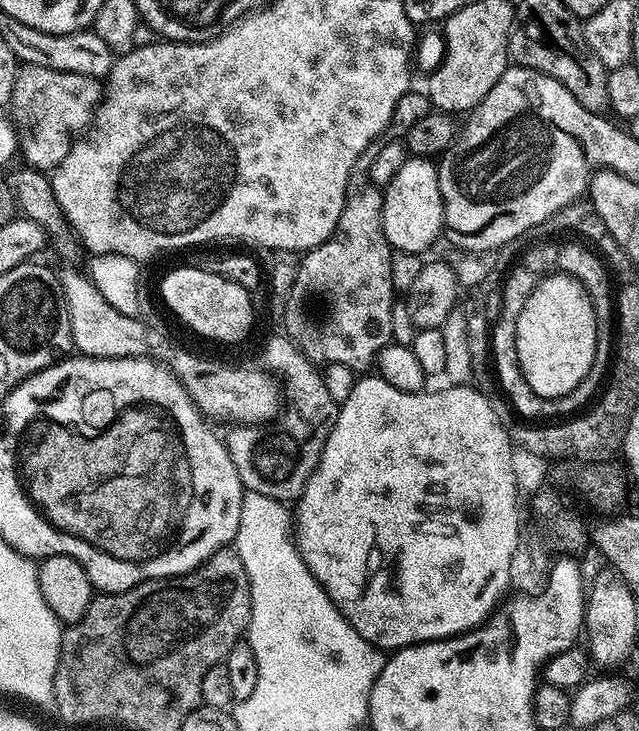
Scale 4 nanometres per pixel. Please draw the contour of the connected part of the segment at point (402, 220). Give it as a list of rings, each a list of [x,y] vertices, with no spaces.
[[[410,158],[384,188],[386,238],[397,252],[424,254],[444,227],[444,203],[437,165],[428,158]]]

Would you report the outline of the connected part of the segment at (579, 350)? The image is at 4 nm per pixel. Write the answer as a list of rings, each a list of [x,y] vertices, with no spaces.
[[[556,270],[553,276],[545,275],[538,282],[530,298],[526,298],[526,306],[522,314],[518,314],[517,350],[521,372],[535,394],[542,395],[546,399],[557,399],[562,395],[570,394],[582,382],[590,370],[591,363],[594,362],[596,353],[594,306],[582,282],[570,278],[562,270]]]

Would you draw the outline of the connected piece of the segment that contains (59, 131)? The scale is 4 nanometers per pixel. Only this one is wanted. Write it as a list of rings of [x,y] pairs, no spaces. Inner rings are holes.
[[[33,64],[21,67],[16,74],[16,85],[12,91],[12,99],[10,101],[10,110],[13,111],[17,127],[18,127],[18,148],[24,156],[29,165],[35,169],[41,170],[54,170],[62,162],[62,158],[66,158],[66,154],[70,154],[72,145],[92,127],[95,119],[96,113],[102,104],[102,84],[99,79],[93,76],[83,76],[82,74],[70,74],[69,72],[63,72],[62,70],[46,70],[42,66],[34,66]]]

